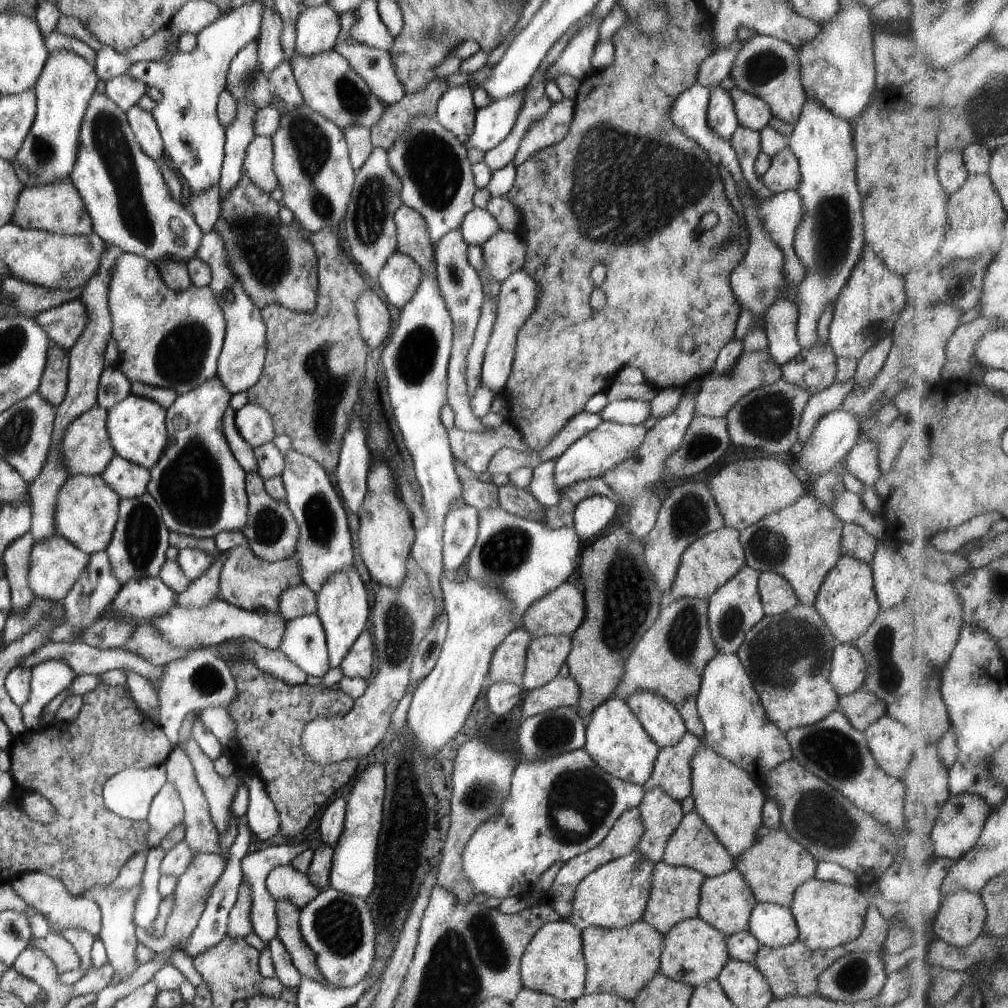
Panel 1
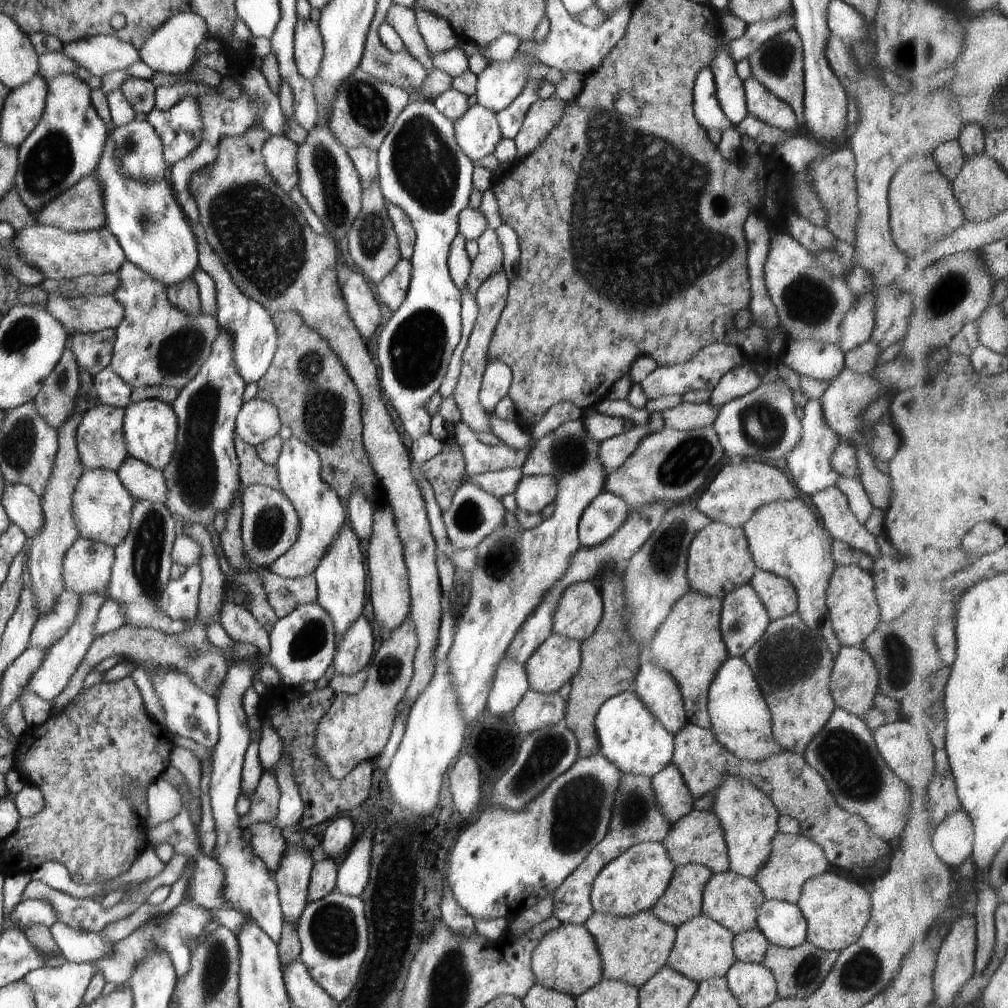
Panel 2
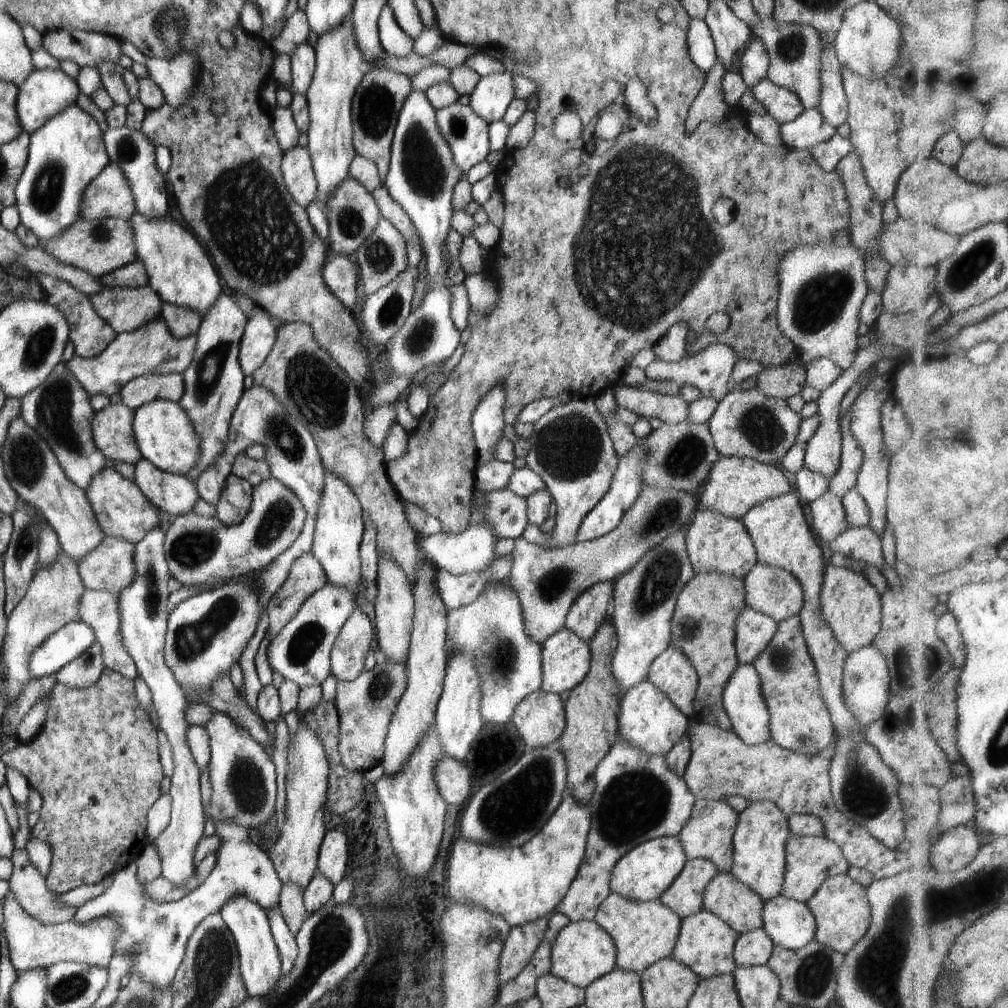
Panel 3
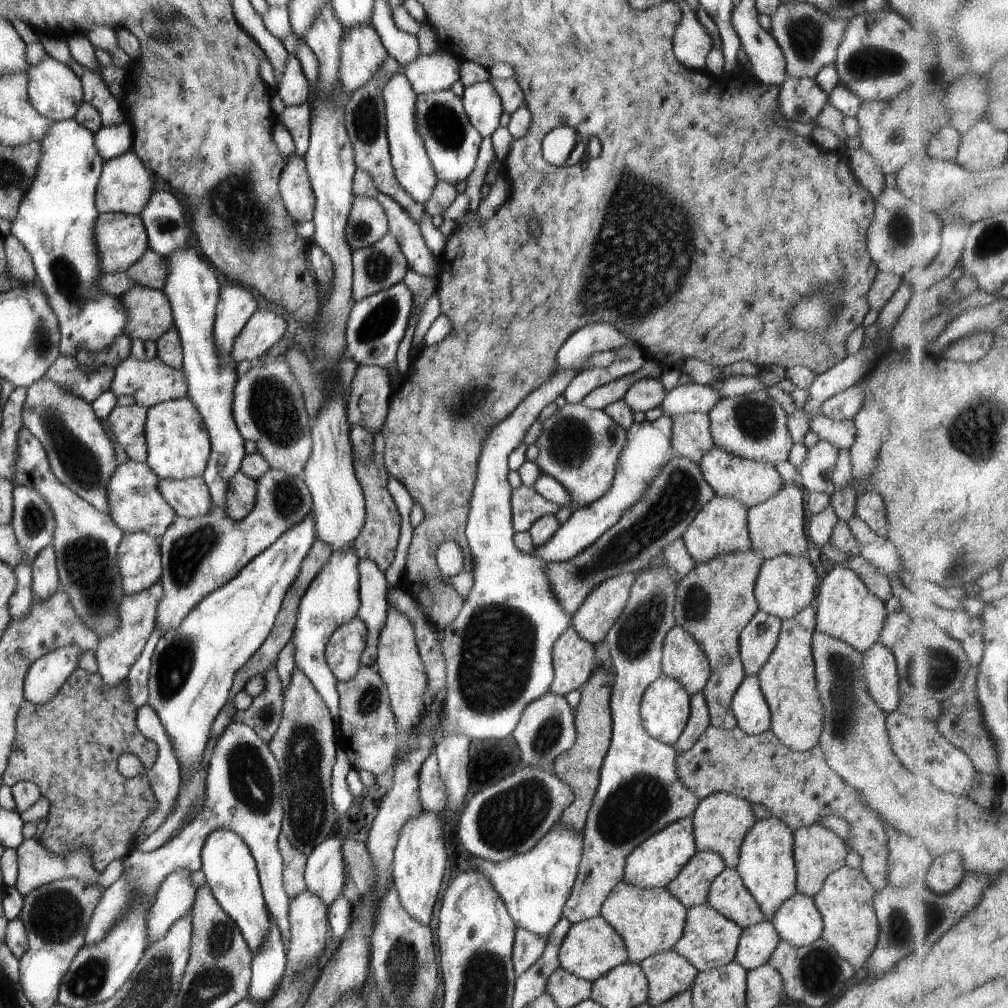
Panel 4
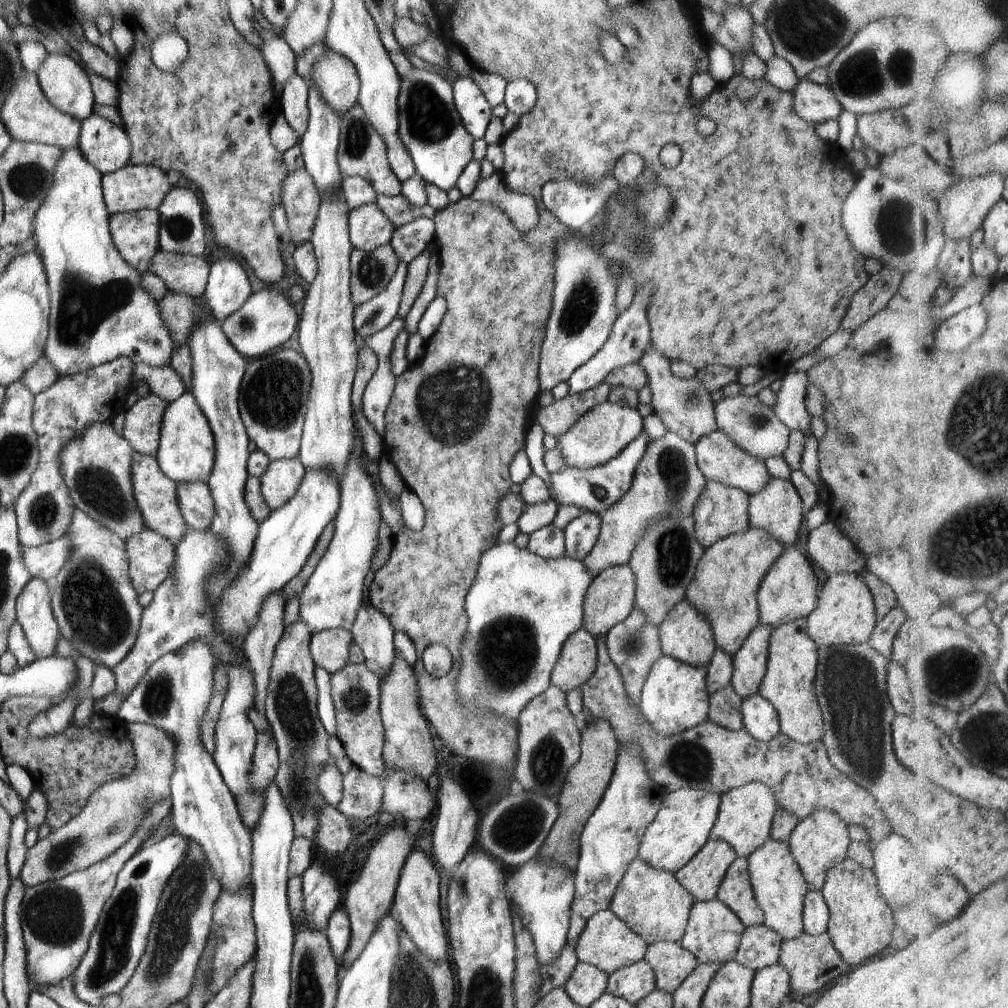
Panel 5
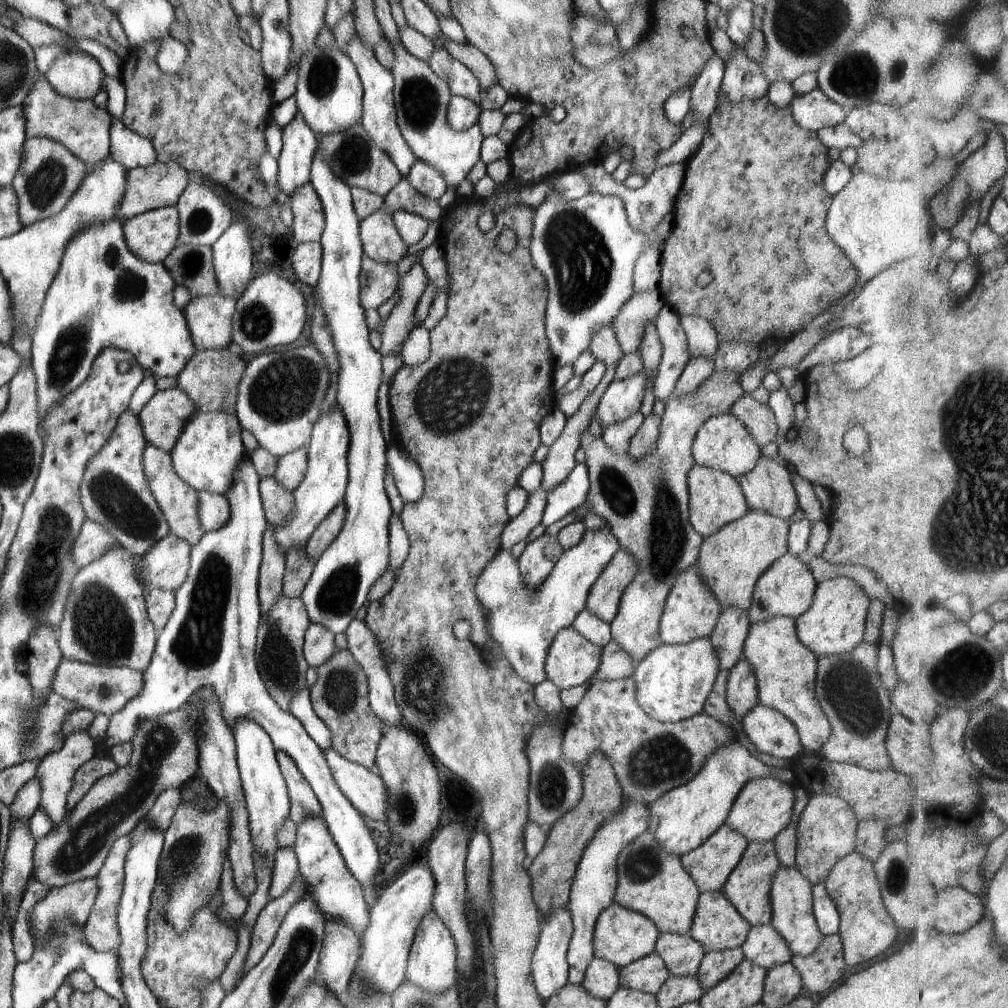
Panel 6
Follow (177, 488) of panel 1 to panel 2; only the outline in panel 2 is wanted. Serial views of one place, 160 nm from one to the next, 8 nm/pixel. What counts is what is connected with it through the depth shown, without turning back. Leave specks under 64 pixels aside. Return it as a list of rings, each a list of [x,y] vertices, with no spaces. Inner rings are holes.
[[[218,322],[217,327],[219,333],[211,346],[209,357],[205,359],[198,374],[179,391],[176,400],[171,404],[179,423],[171,461],[161,470],[167,488],[165,507],[171,514],[180,516],[186,527],[201,524],[207,528],[212,525],[216,514],[226,515],[233,508],[239,491],[244,488],[238,472],[234,435],[235,420],[243,404],[241,396],[246,384],[233,365],[231,338]]]

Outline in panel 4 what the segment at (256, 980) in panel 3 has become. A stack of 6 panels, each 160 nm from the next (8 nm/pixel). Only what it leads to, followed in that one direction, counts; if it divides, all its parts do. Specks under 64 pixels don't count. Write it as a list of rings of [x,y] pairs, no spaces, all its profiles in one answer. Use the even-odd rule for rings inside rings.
[[[212,830],[206,836],[201,851],[201,872],[220,908],[232,918],[232,922],[242,932],[250,954],[254,957],[256,950],[262,946],[268,934],[268,912],[262,893],[258,870],[252,854],[244,840],[232,830]]]

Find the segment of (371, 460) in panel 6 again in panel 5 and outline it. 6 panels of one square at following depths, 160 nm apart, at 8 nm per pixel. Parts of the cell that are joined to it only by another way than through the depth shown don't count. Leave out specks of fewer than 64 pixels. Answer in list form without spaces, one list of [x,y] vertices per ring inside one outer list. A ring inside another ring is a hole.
[[[309,86],[307,104],[309,111],[308,126],[304,136],[300,138],[299,144],[304,162],[303,168],[308,176],[312,178],[320,198],[324,198],[326,194],[342,196],[342,182],[344,182],[345,177],[342,175],[337,162],[340,117],[322,100],[322,96],[318,94],[318,90],[314,86]],[[352,416],[352,452],[344,466],[344,478],[340,484],[339,510],[334,520],[335,532],[324,557],[318,562],[314,573],[299,595],[300,618],[306,624],[310,635],[314,632],[342,628],[350,631],[356,621],[358,608],[365,599],[364,582],[371,572],[372,558],[378,550],[380,542],[380,500],[376,496],[372,478],[368,478],[368,470],[362,466],[364,442],[354,426]]]

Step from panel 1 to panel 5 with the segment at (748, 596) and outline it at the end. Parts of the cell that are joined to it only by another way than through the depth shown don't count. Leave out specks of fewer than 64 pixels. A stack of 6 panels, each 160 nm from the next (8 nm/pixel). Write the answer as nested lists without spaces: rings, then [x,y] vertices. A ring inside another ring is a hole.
[[[759,623],[732,656],[733,672],[730,684],[742,700],[758,694],[760,690],[767,672],[768,642],[772,630],[770,626]]]

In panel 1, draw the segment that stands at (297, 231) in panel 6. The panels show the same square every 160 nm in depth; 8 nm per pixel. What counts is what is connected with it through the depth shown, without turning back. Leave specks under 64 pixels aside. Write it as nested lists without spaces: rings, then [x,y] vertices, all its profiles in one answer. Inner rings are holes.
[[[256,135],[248,143],[242,168],[250,182],[265,193],[271,193],[279,185],[273,169],[271,137]]]

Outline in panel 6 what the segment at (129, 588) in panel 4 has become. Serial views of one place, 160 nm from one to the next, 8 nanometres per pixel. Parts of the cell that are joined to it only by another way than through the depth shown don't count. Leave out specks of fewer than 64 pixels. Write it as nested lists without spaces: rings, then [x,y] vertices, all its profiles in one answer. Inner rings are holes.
[[[174,534],[164,536],[142,556],[142,580],[146,588],[176,592],[190,570],[192,548]]]

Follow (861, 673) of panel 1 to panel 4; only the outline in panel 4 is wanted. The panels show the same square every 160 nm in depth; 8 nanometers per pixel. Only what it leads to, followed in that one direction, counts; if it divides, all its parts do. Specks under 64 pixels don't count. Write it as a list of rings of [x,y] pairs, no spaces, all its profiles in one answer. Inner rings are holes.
[[[880,641],[864,652],[864,682],[880,710],[887,714],[897,711],[902,696],[899,664]]]

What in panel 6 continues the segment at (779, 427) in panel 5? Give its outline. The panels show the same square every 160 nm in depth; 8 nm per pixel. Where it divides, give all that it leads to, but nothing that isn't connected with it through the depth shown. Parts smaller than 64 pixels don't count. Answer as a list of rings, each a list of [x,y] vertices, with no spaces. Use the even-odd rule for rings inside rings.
[[[748,393],[732,406],[729,414],[734,414],[736,418],[740,418],[740,422],[746,426],[760,449],[779,439],[778,426],[768,404],[759,403]]]

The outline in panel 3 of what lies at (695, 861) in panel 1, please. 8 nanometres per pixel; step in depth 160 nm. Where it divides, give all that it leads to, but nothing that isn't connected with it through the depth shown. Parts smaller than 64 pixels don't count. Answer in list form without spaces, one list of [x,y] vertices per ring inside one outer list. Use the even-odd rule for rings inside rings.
[[[696,801],[688,822],[677,836],[688,861],[708,859],[719,873],[730,873],[733,859],[733,834],[738,822],[738,812],[722,801]]]

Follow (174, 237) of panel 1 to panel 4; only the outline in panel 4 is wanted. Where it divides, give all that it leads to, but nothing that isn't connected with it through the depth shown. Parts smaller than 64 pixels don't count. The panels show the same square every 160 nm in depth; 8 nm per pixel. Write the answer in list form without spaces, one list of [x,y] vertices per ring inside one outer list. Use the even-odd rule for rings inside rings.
[[[193,248],[174,250],[168,260],[168,276],[161,292],[168,296],[168,302],[174,312],[174,327],[180,334],[183,350],[183,372],[187,377],[189,400],[196,406],[206,426],[211,454],[201,477],[208,488],[211,502],[220,510],[226,512],[228,484],[232,476],[240,472],[242,460],[245,458],[246,442],[236,429],[232,418],[232,402],[234,388],[238,382],[236,363],[231,356],[220,356],[220,350],[214,342],[215,309],[220,296],[220,282],[206,260],[202,260]]]

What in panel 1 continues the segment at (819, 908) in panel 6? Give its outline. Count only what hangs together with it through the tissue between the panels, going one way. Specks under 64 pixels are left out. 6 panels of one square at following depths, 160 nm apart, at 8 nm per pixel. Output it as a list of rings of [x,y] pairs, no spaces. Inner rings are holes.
[[[756,903],[749,918],[749,930],[760,945],[785,947],[798,938],[798,929],[788,907]]]

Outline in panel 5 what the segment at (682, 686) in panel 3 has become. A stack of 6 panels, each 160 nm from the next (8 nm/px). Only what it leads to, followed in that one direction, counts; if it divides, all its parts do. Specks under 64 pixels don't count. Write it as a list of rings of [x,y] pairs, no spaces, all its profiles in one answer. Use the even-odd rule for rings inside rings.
[[[685,599],[678,602],[668,612],[668,617],[660,624],[658,632],[664,656],[676,658],[680,662],[688,662],[692,666],[708,667],[708,662],[716,650],[712,626],[708,624],[704,614],[700,614],[696,608],[692,608],[692,604],[688,604]]]

